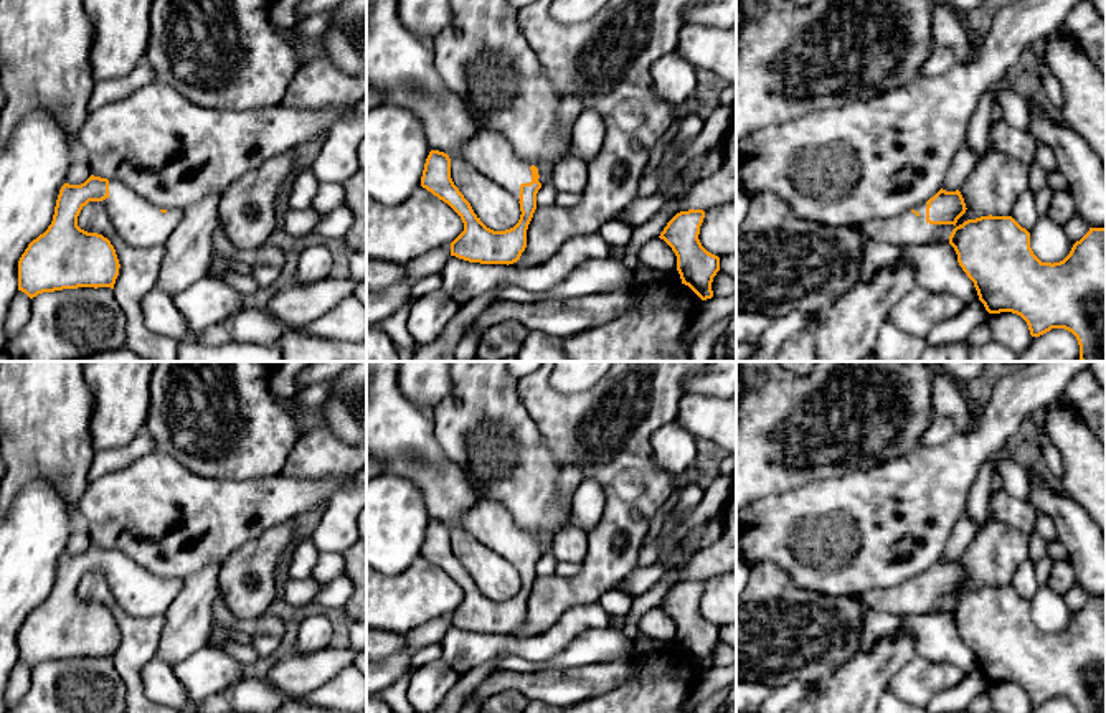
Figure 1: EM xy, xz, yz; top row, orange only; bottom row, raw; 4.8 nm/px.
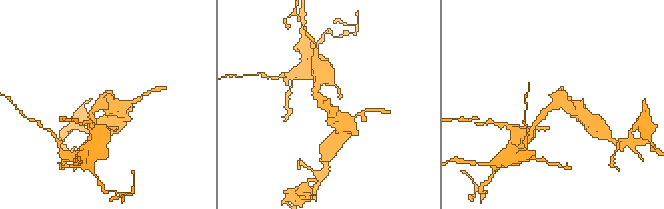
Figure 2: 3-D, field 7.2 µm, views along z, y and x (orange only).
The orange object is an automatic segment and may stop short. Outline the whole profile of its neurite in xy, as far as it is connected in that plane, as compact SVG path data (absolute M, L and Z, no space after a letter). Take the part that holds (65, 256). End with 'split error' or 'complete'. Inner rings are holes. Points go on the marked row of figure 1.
M91 175L81 185L64 183L59 190L53 221L48 229L33 239L18 261L18 290L30 299L43 292L78 287L111 287L119 276L119 259L107 238L87 233L78 226L78 216L89 201L101 201L117 234L134 248L163 246L183 218L180 210L160 210L145 201L119 180Z; split error

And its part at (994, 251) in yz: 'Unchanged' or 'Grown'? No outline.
Grown

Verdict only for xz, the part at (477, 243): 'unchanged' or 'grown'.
grown

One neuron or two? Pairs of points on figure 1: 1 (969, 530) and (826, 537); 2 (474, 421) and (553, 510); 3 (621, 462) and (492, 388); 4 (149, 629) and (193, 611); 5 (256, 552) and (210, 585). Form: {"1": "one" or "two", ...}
{"1": "two", "2": "one", "3": "two", "4": "two", "5": "two"}

